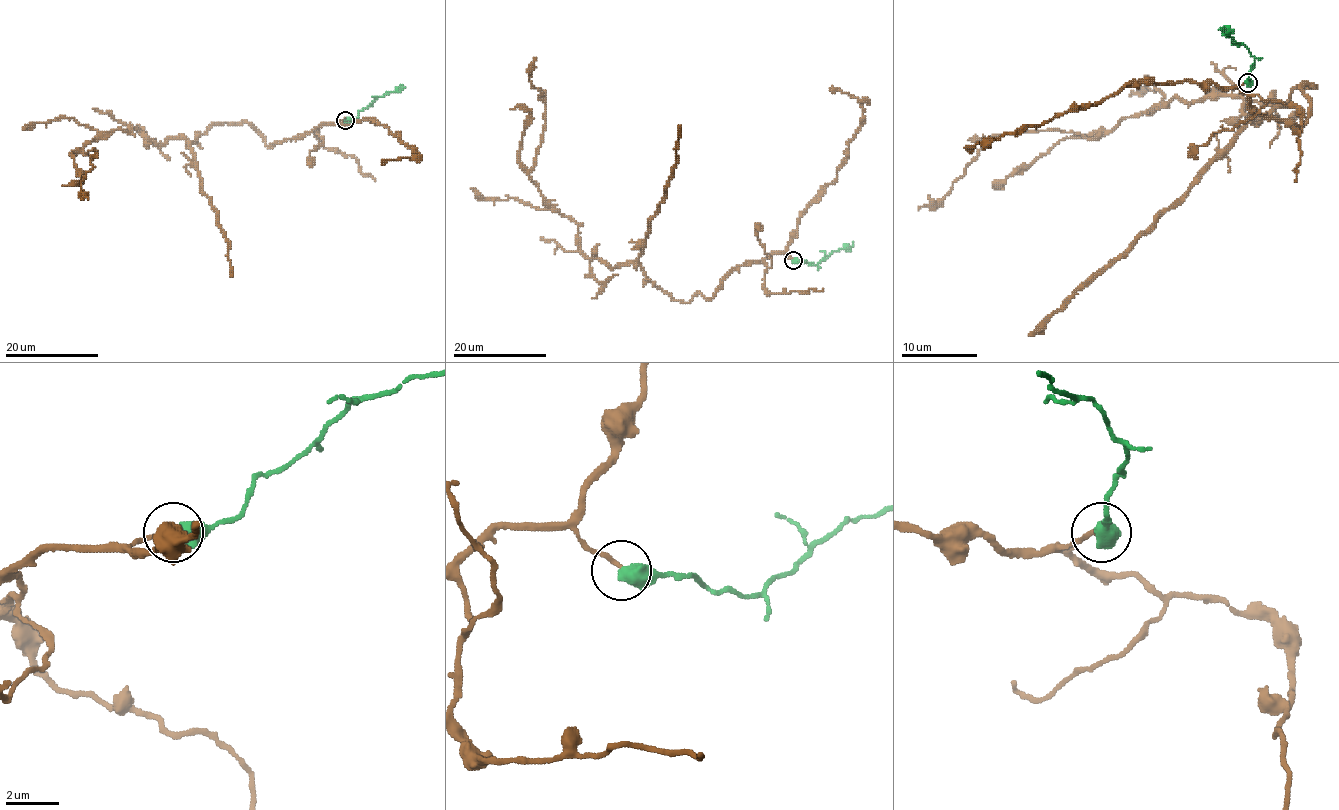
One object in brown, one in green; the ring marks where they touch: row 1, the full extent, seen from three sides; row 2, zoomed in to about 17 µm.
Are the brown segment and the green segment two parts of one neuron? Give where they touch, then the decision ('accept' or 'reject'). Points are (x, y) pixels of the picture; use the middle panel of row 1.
at (793, 260); accept

